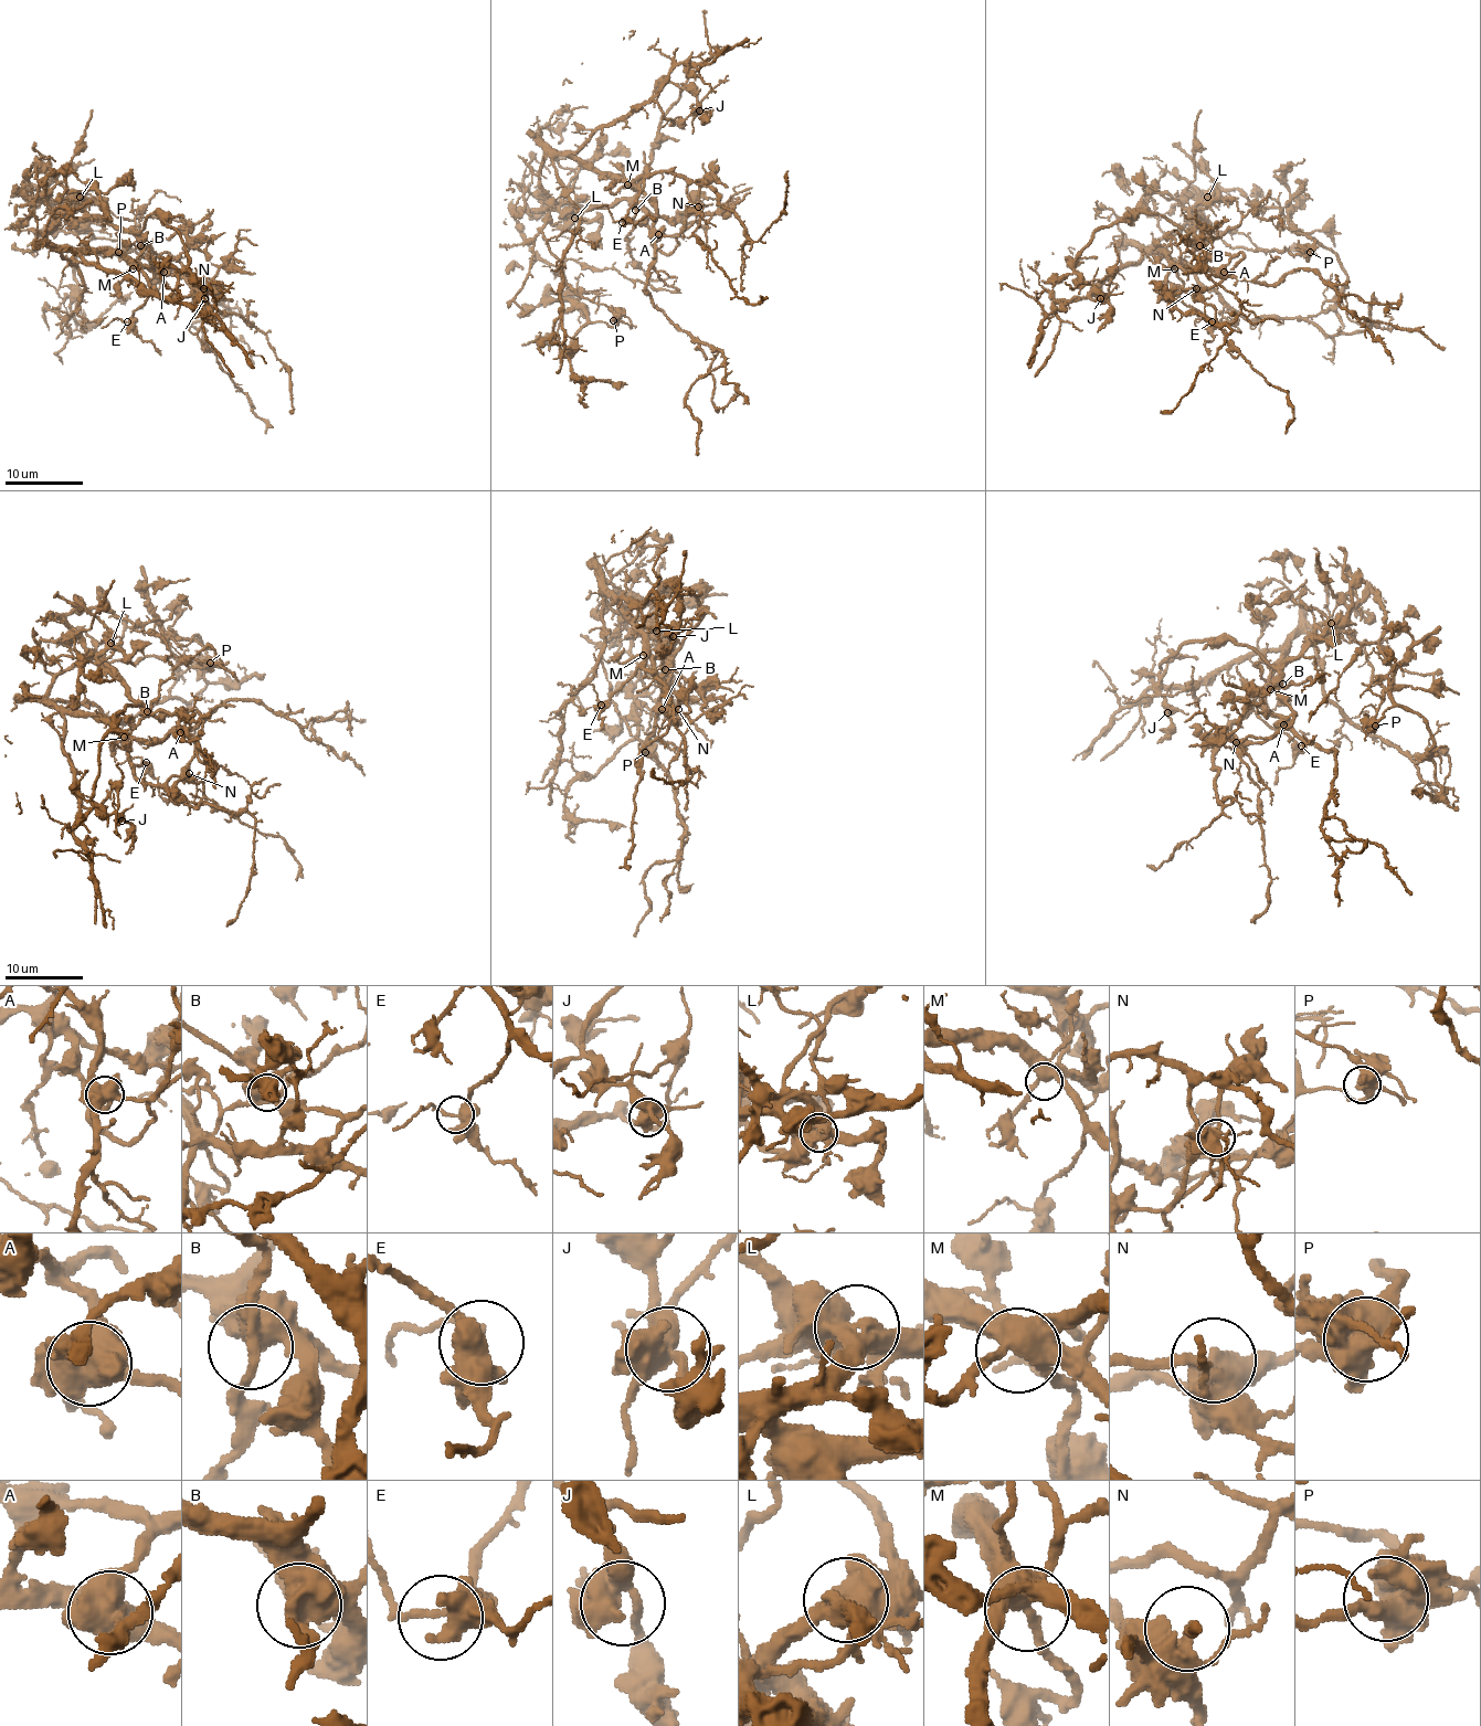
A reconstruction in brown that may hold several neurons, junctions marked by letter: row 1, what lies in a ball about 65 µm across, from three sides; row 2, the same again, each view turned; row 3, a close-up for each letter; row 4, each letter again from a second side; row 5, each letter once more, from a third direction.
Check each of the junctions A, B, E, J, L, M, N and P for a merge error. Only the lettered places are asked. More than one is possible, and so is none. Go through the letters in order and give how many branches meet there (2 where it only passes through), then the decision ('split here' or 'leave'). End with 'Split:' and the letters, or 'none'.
A: 7 branches meet; leave
B: 4 branches meet; leave
E: 4 branches meet; leave
J: 4 branches meet; leave
L: 6 branches meet; leave
M: 5 branches meet; leave
N: 3 branches meet; leave
P: 6 branches meet; leave
Split: none

